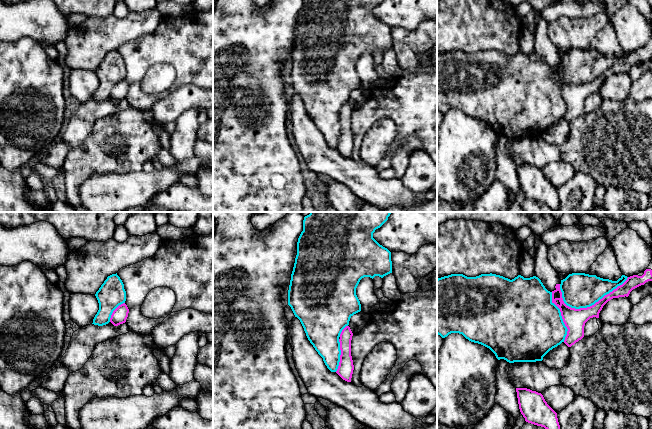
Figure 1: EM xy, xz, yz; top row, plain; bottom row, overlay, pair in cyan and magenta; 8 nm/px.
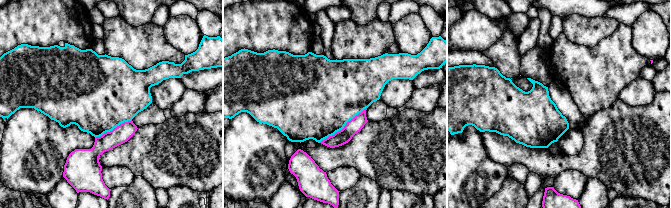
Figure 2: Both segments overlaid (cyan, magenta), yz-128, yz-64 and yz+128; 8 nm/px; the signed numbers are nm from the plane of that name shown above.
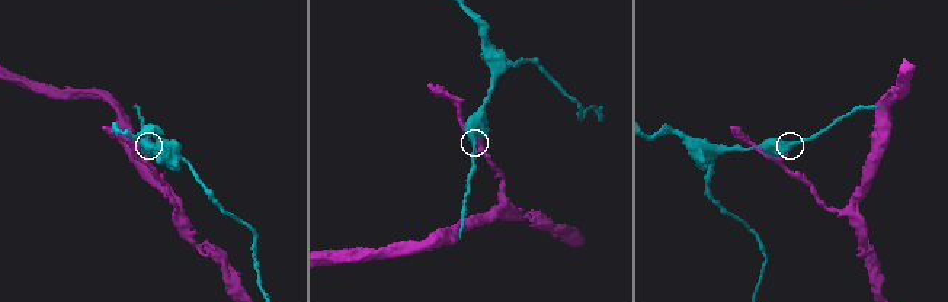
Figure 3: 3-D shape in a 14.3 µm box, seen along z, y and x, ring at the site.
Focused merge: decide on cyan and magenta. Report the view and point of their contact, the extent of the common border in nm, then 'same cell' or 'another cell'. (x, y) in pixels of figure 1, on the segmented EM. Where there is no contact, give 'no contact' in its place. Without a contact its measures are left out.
contact yz (589, 306); length 550 nm; another cell

